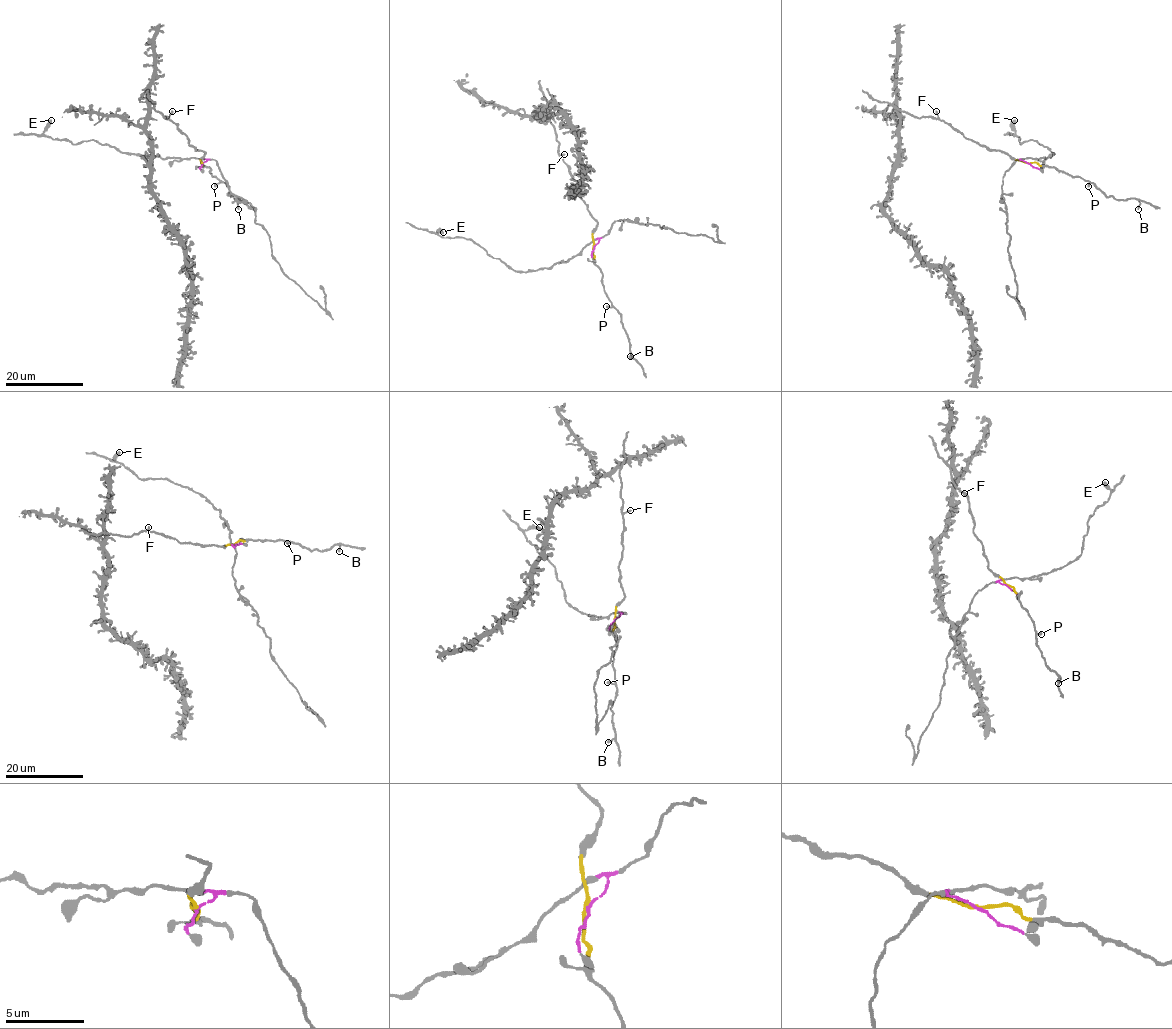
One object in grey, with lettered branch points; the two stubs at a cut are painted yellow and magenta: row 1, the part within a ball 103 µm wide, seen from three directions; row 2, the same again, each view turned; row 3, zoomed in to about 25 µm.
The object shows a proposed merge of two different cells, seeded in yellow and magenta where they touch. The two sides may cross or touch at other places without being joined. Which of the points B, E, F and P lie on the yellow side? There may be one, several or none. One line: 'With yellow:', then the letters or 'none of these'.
With yellow: B, F, P

